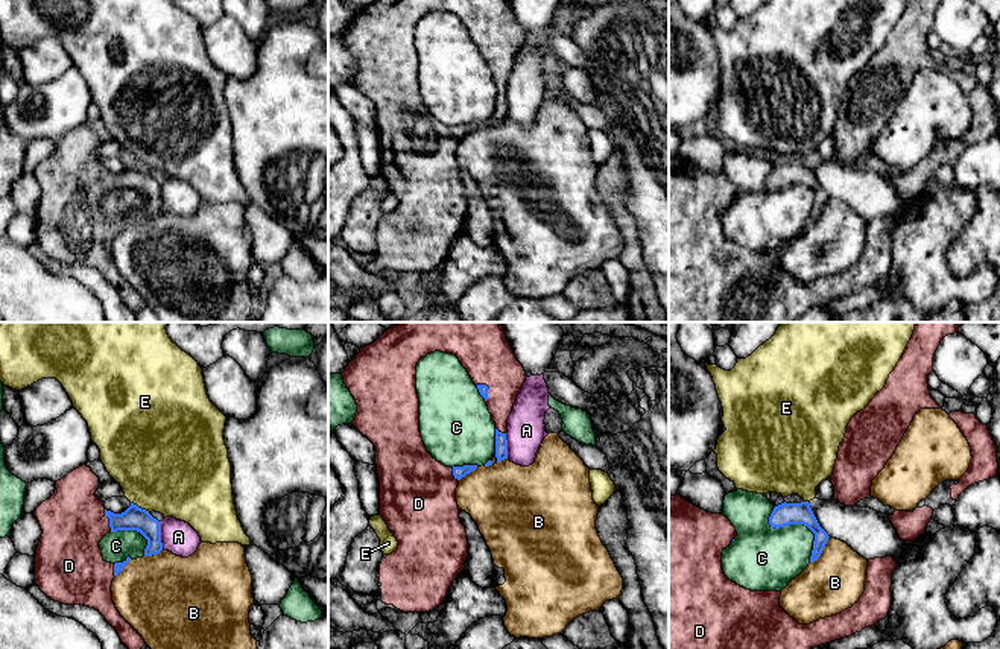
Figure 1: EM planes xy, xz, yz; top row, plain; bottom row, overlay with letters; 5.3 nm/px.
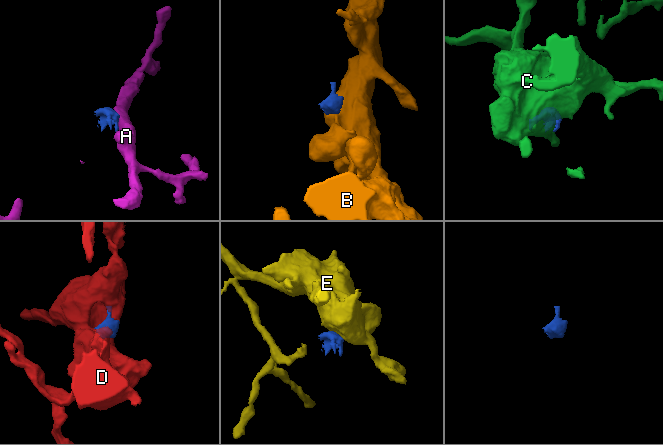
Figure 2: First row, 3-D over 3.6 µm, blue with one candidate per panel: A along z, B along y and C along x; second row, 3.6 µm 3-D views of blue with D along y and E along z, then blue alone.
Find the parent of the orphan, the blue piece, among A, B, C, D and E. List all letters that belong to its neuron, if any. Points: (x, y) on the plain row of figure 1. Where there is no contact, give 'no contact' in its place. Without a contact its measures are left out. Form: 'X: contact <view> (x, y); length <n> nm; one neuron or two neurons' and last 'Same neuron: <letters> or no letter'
A: contact xy (160, 195); length 140 nm; two neurons
B: contact yz (822, 208); length 170 nm; two neurons
C: contact yz (797, 183); length 360 nm; two neurons
D: contact xy (110, 180); length 130 nm; one neuron
E: contact xy (140, 167); length 120 nm; two neurons
Same neuron: D

